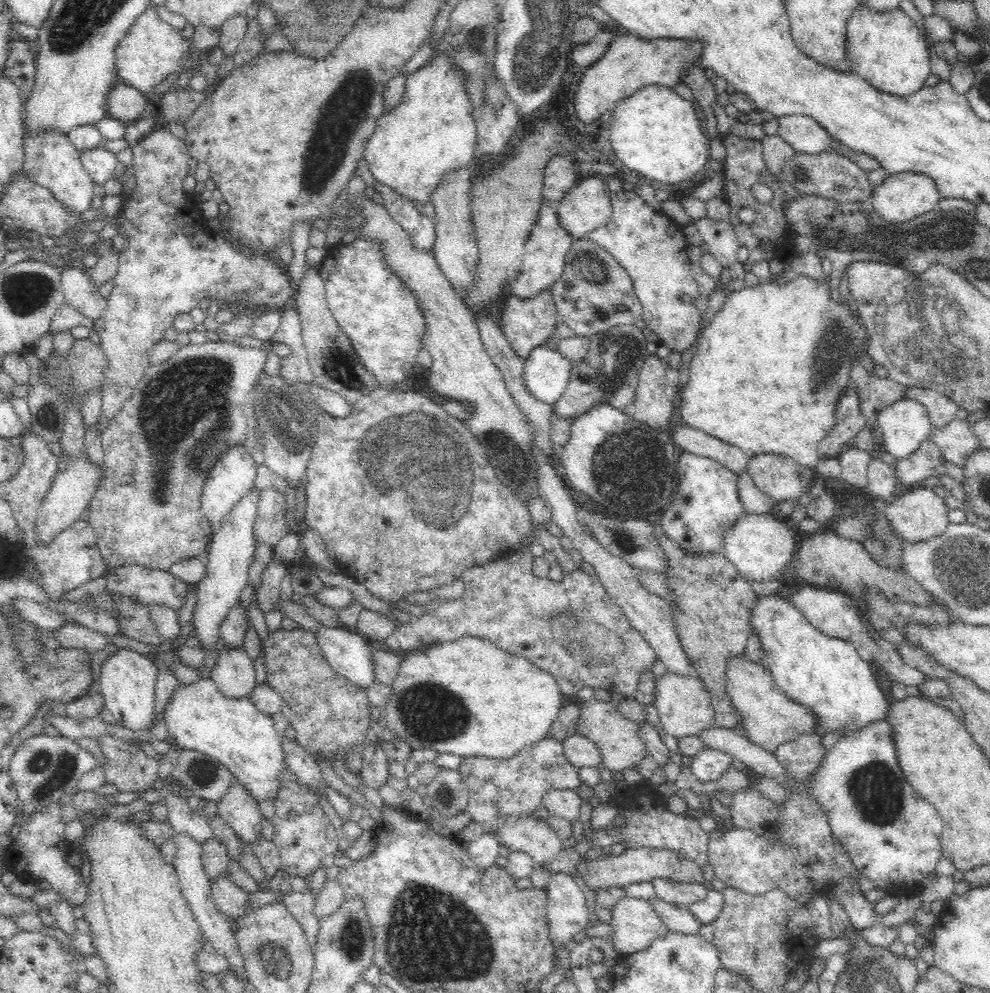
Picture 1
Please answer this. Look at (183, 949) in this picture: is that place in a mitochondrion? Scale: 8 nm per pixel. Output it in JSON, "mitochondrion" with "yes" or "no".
{"mitochondrion":"no"}

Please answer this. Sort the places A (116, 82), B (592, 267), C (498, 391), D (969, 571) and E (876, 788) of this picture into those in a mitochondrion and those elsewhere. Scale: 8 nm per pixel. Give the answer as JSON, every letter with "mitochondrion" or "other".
{"A":"other","B":"mitochondrion","C":"other","D":"mitochondrion","E":"mitochondrion"}

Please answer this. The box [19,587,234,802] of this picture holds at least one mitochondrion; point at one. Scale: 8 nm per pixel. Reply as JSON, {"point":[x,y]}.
{"point":[51,769]}

